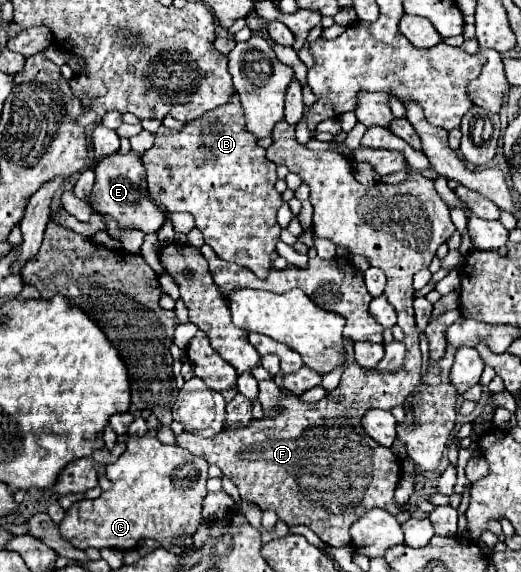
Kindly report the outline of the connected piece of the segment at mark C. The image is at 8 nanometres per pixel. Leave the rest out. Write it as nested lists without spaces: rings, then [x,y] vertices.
[[[154,436],[128,438],[126,452],[110,466],[106,476],[112,482],[110,492],[96,500],[74,502],[64,520],[60,534],[76,548],[116,548],[132,550],[140,540],[158,540],[170,552],[192,548],[192,534],[198,530],[202,516],[200,504],[206,496],[208,462],[186,452],[184,448],[162,444]]]

